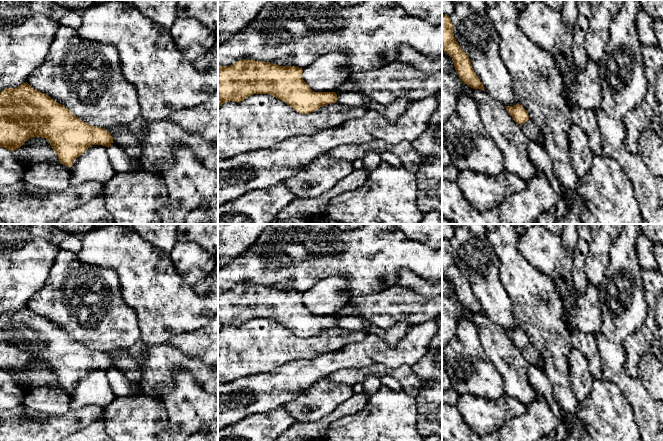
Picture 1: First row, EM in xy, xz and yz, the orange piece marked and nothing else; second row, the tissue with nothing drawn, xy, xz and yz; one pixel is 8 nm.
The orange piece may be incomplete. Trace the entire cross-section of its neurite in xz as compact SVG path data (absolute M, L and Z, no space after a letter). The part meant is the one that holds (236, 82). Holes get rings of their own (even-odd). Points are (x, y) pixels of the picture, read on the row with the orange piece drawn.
M239 60L230 66L218 66L218 109L226 102L241 102L253 94L269 94L295 111L308 114L320 107L337 102L335 92L314 92L303 80L303 69L295 66L280 66L270 62Z

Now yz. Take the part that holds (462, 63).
M442 14L442 50L448 53L449 56L452 58L455 70L458 73L462 82L464 82L471 88L481 89L485 91L483 84L481 83L480 79L477 77L472 68L472 64L468 55L461 49L460 45L458 44L454 37L453 25L450 17L443 14Z

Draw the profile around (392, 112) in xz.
M343 92L337 94L337 102L345 106L364 107L366 110L381 112L391 123L396 122L404 113L408 104L412 100L399 98L388 106L377 104L376 102L355 92Z

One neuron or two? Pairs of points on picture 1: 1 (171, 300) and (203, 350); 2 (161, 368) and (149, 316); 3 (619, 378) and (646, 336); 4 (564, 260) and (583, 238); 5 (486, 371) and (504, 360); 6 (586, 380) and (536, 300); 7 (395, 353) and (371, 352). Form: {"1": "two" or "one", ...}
{"1": "two", "2": "two", "3": "two", "4": "two", "5": "two", "6": "two", "7": "one"}

